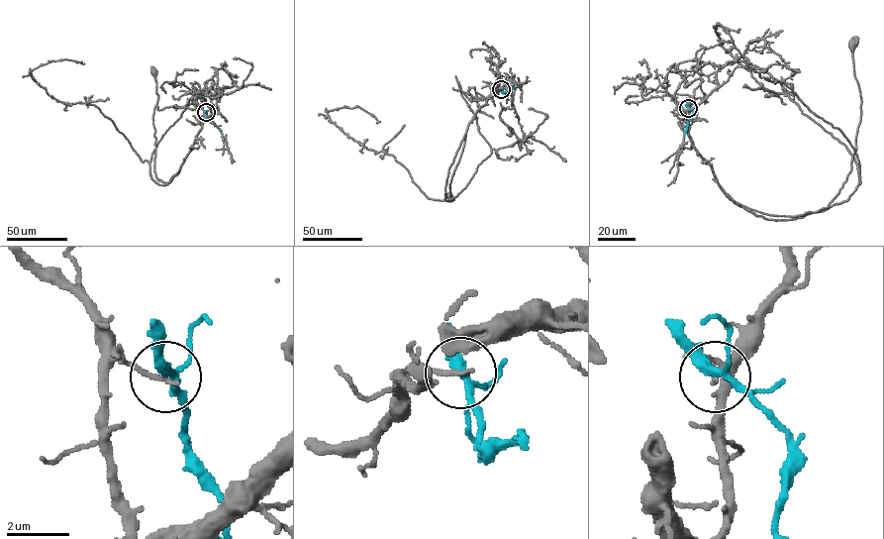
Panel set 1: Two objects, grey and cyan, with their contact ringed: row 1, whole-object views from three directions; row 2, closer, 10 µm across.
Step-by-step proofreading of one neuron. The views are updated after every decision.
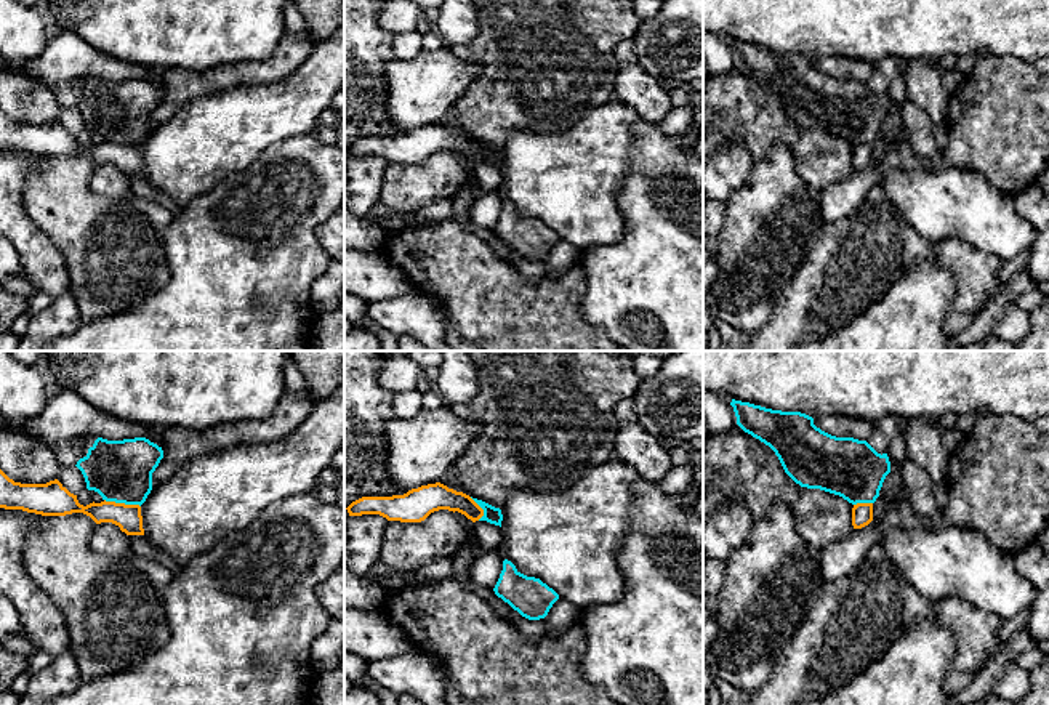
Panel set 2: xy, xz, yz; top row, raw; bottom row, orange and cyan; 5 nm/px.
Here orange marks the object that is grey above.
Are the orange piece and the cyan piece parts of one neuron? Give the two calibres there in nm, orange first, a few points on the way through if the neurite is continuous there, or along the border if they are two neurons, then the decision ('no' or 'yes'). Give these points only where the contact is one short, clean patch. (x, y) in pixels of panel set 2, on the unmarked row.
130/320 nm | along xy (104, 140), (136, 145), (140, 148) | no

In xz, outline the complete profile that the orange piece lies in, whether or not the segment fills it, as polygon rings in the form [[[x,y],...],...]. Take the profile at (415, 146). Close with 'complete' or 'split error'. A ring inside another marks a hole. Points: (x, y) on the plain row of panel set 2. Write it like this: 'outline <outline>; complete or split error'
outline [[[440,123],[412,130],[404,136],[362,138],[346,151],[349,157],[380,155],[400,163],[421,163],[439,151],[458,152],[472,163],[484,157],[484,151],[469,136]]]; complete

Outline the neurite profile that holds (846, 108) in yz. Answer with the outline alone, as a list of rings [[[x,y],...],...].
[[[732,40],[737,66],[769,87],[778,98],[785,114],[801,128],[820,130],[842,138],[852,146],[874,144],[886,117],[890,114],[887,95],[878,95],[866,82],[836,79],[814,66],[814,59],[801,53],[772,51]]]

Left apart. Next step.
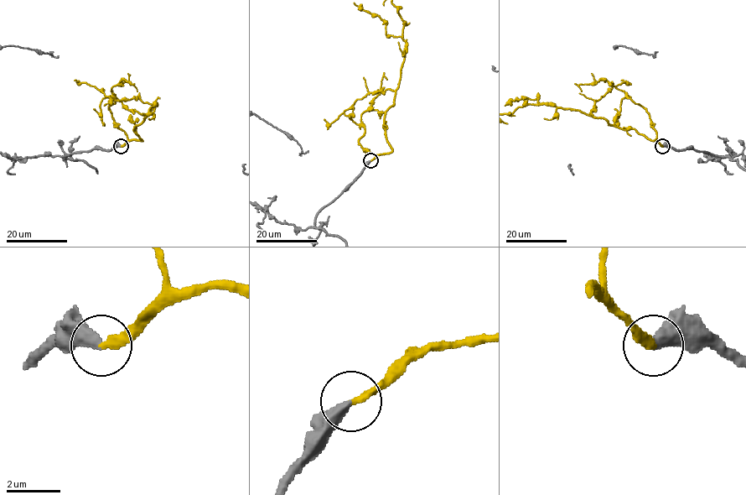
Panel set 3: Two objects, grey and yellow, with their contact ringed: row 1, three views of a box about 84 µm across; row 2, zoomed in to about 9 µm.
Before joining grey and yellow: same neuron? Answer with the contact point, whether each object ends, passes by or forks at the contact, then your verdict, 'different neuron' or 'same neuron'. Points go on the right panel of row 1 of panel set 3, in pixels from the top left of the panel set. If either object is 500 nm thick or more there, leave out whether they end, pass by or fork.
at (662, 146); grey ends there; yellow ends there; same neuron

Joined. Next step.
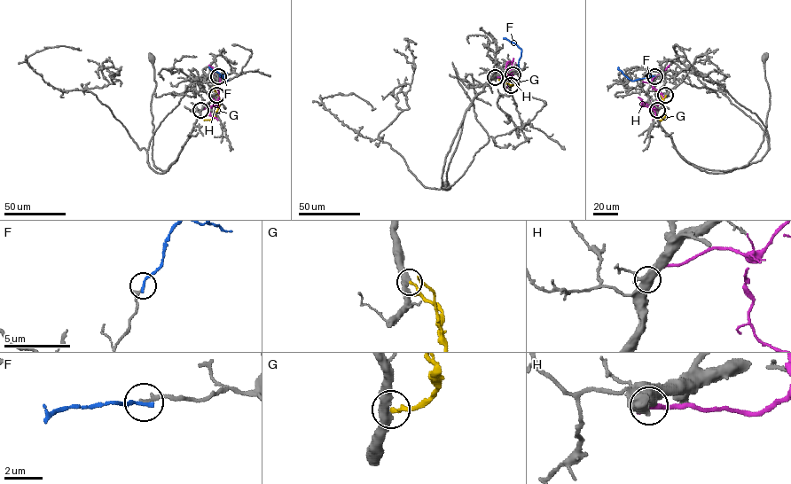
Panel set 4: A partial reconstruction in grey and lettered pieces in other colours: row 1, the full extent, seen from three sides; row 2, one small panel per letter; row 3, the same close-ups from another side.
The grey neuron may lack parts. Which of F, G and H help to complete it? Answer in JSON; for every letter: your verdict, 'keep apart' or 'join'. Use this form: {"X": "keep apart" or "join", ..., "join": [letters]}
{"F": "keep apart", "G": "keep apart", "H": "keep apart", "join": []}

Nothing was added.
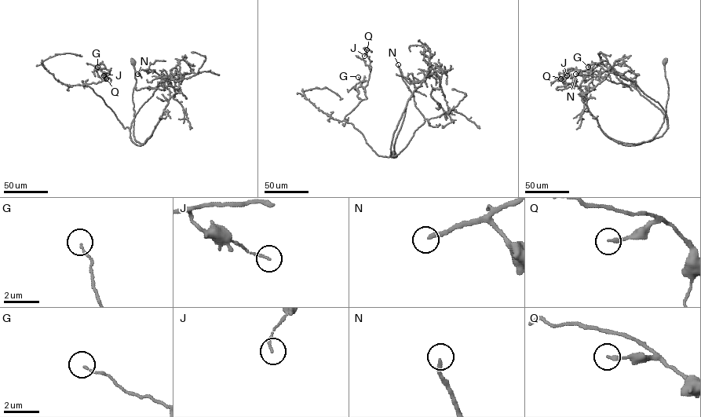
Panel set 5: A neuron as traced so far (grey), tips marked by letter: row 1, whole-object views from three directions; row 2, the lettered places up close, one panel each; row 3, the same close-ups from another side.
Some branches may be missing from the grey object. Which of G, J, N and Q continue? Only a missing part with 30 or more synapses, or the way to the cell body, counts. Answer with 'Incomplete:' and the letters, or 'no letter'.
Incomplete: N

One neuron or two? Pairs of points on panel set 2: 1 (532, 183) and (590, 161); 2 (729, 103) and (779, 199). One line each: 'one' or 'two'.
1: one
2: two

